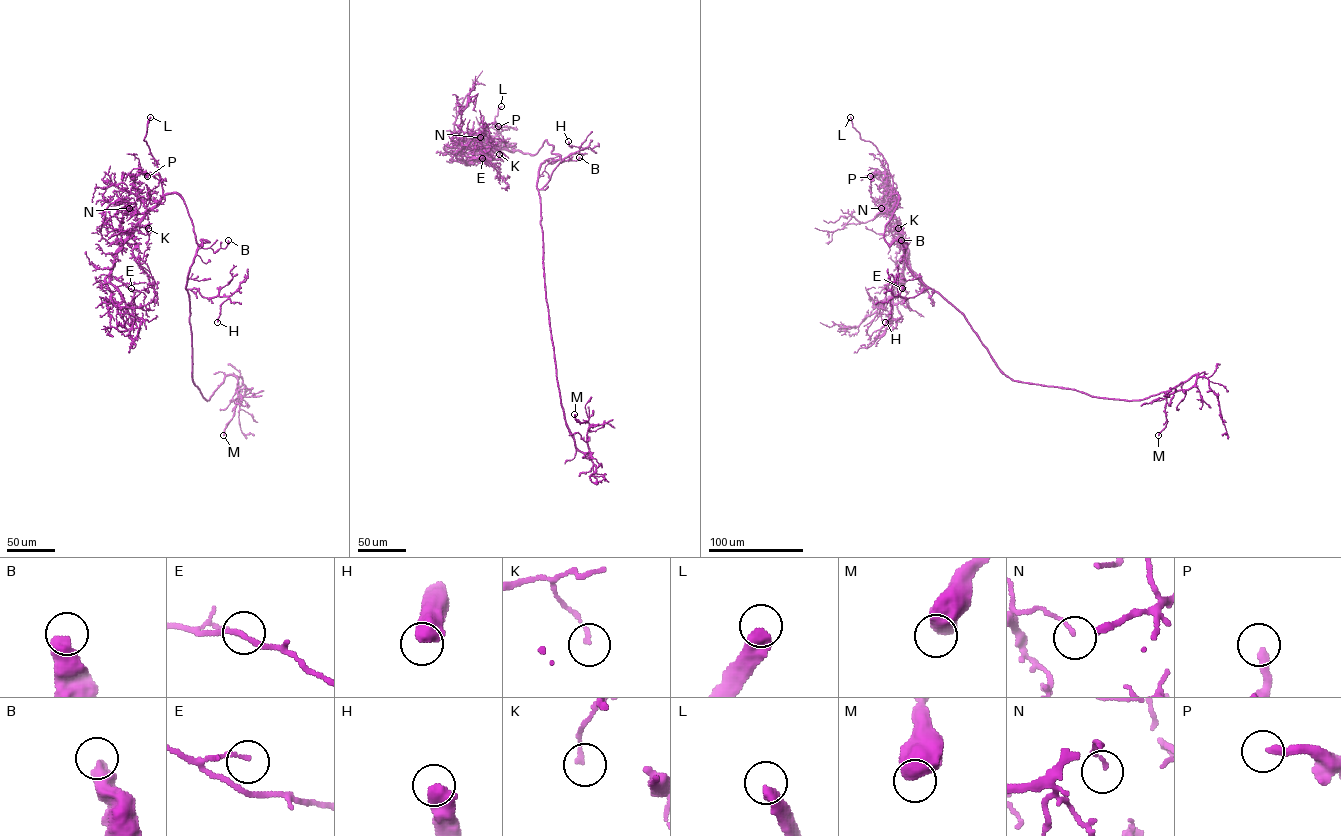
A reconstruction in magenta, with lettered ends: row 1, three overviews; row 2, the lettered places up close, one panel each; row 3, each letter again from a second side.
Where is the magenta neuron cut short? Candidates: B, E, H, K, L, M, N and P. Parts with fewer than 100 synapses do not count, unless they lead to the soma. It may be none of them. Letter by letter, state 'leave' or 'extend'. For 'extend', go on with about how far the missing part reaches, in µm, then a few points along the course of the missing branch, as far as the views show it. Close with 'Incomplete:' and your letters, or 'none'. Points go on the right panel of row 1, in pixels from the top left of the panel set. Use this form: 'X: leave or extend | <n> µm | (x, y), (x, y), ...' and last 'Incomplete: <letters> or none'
B: leave
E: leave
H: leave
K: leave
L: extend | 30 µm | (850, 117), (842, 111), (834, 98)
M: leave
N: leave
P: leave
Incomplete: L

